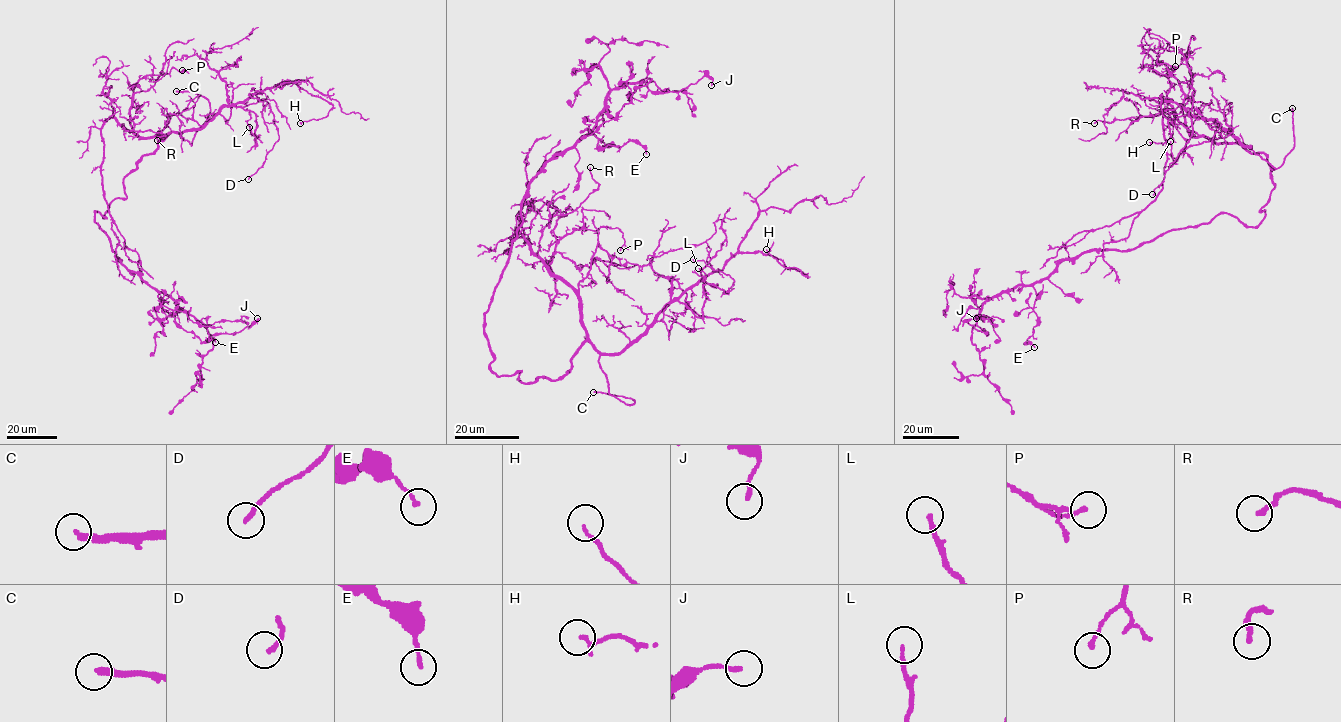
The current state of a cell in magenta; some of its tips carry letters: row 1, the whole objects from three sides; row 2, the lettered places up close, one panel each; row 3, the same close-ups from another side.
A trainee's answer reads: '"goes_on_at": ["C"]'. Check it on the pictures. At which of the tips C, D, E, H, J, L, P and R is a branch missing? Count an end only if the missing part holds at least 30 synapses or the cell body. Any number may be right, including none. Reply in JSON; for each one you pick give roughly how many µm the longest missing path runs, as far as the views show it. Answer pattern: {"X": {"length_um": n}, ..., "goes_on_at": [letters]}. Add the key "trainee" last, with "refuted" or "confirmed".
{"C": {"length_um": 30}, "goes_on_at": ["C"], "trainee": "confirmed"}

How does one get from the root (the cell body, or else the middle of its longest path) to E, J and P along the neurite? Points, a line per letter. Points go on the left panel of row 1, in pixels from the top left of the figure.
E: (113, 201), (105, 218), (95, 211), (94, 220), (116, 260), (174, 300), (175, 321), (184, 330), (215, 342)
J: (113, 201), (105, 218), (95, 211), (94, 220), (116, 260), (170, 296), (210, 334), (240, 332), (257, 318)
P: (113, 201), (126, 197), (123, 179), (169, 133), (143, 137), (134, 131), (136, 83), (182, 70)

